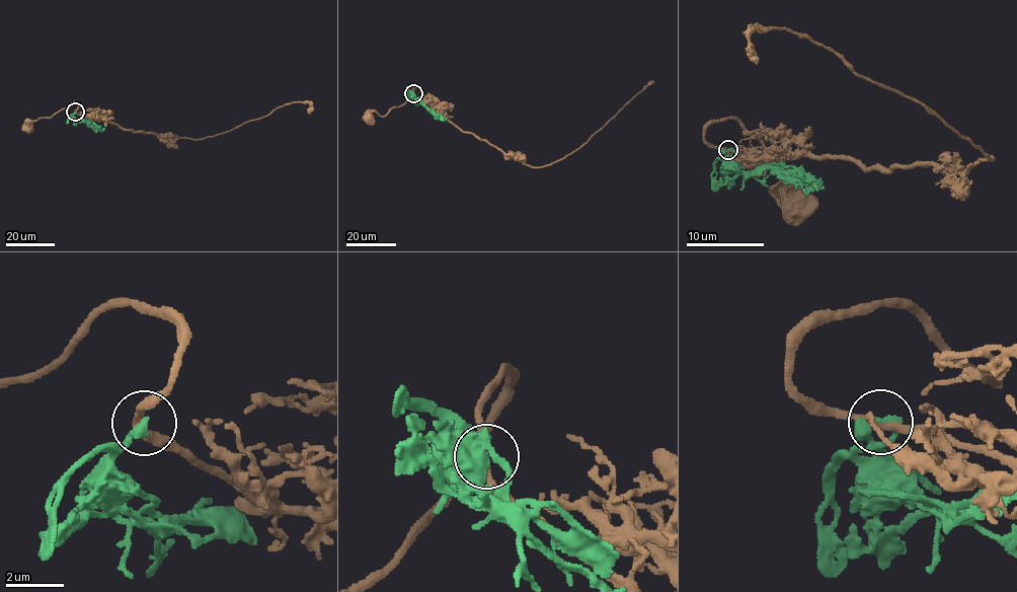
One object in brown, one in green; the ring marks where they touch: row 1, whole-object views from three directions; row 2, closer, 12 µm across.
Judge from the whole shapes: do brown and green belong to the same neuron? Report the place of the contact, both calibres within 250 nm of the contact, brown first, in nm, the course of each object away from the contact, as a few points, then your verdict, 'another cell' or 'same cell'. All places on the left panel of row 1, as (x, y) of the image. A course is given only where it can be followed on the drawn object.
(75, 112) | 280/160 nm | brown via (75, 112), (78, 105), (72, 102), (51, 117), (31, 122), (28, 129) | green via (75, 112), (75, 120), (88, 121), (93, 128), (104, 130) | another cell

